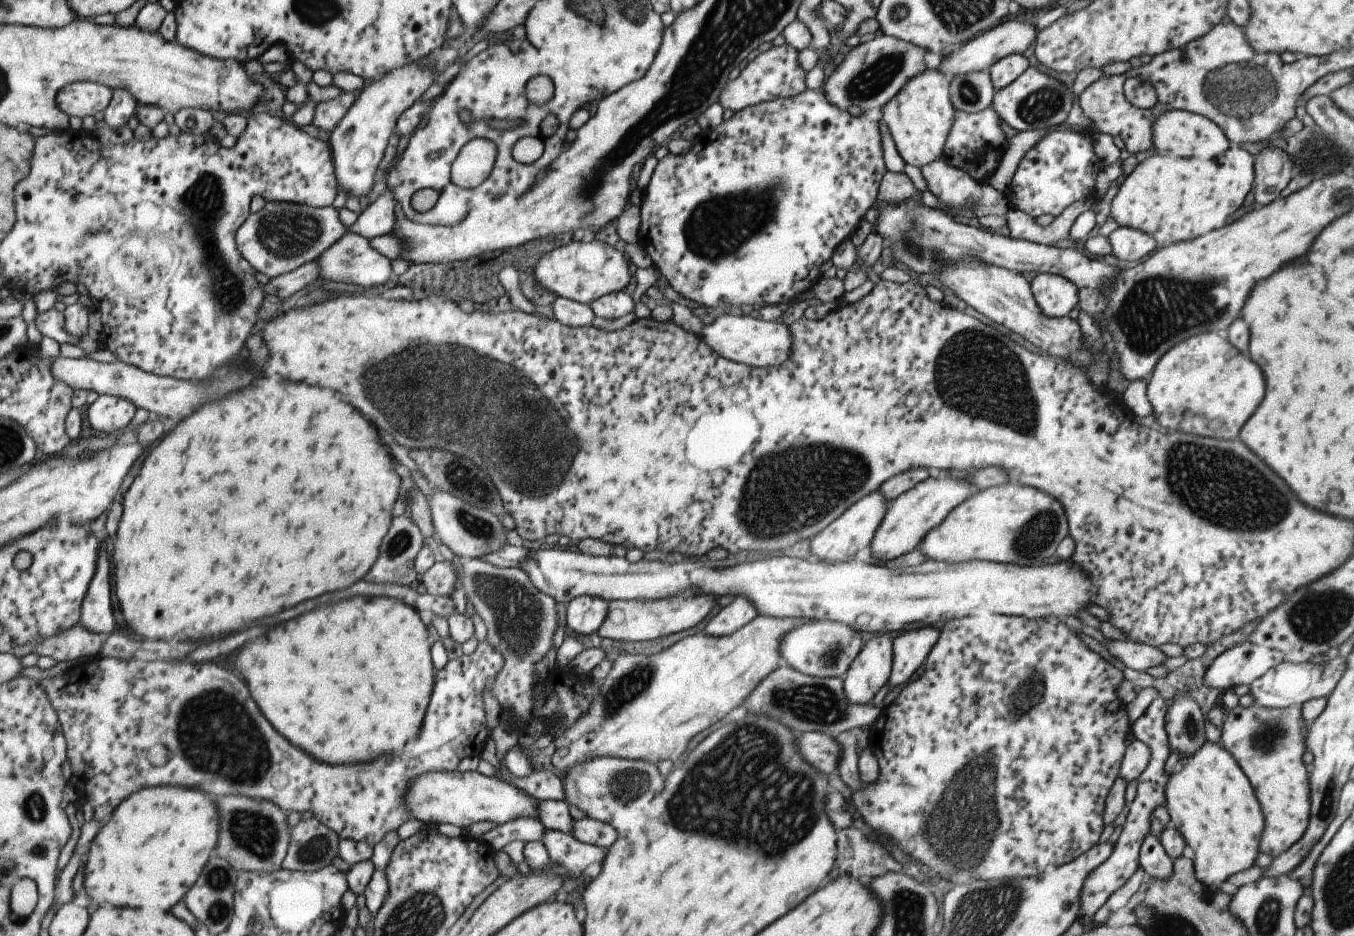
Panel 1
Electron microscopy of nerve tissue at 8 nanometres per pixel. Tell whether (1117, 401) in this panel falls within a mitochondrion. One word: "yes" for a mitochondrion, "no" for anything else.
no

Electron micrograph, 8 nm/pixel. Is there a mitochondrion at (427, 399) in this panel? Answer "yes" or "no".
yes

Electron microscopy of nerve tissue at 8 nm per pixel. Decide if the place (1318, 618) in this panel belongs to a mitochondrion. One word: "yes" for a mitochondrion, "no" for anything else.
yes

